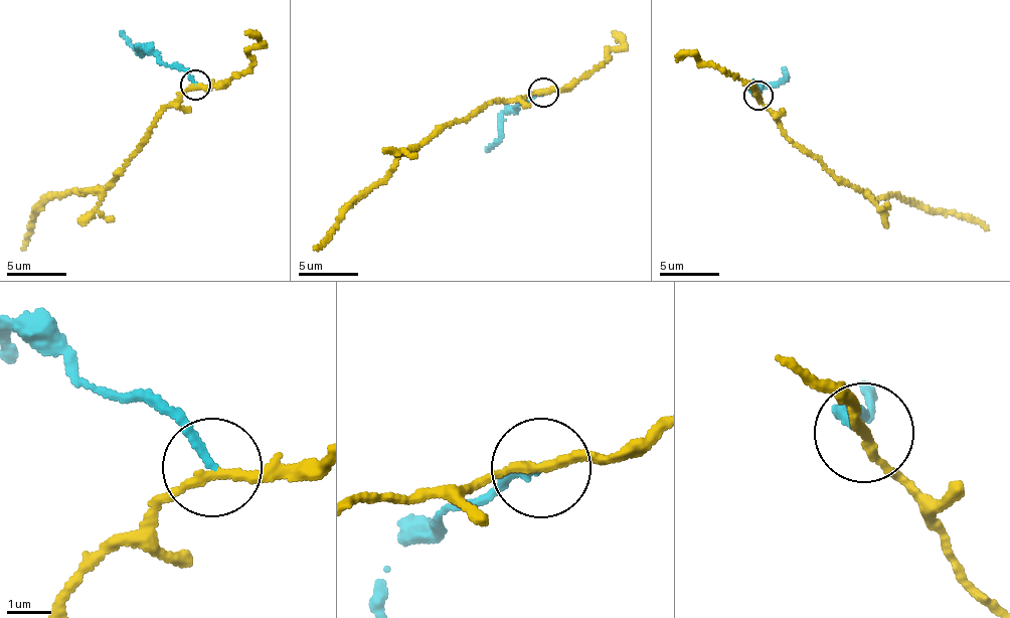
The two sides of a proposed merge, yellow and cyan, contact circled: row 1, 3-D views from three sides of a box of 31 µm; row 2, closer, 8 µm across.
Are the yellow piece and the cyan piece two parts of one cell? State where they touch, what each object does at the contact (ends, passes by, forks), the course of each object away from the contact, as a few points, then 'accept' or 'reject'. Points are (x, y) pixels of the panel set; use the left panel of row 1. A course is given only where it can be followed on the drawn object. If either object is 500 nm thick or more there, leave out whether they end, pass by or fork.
place (195, 85); yellow passes by; cyan ends; course yellow (196, 85), (173, 105), (162, 107), (122, 171), (105, 189), (53, 195), (33, 224), (22, 250); course cyan (196, 85), (182, 69), (166, 65), (141, 48), (139, 52), (120, 31); reject

